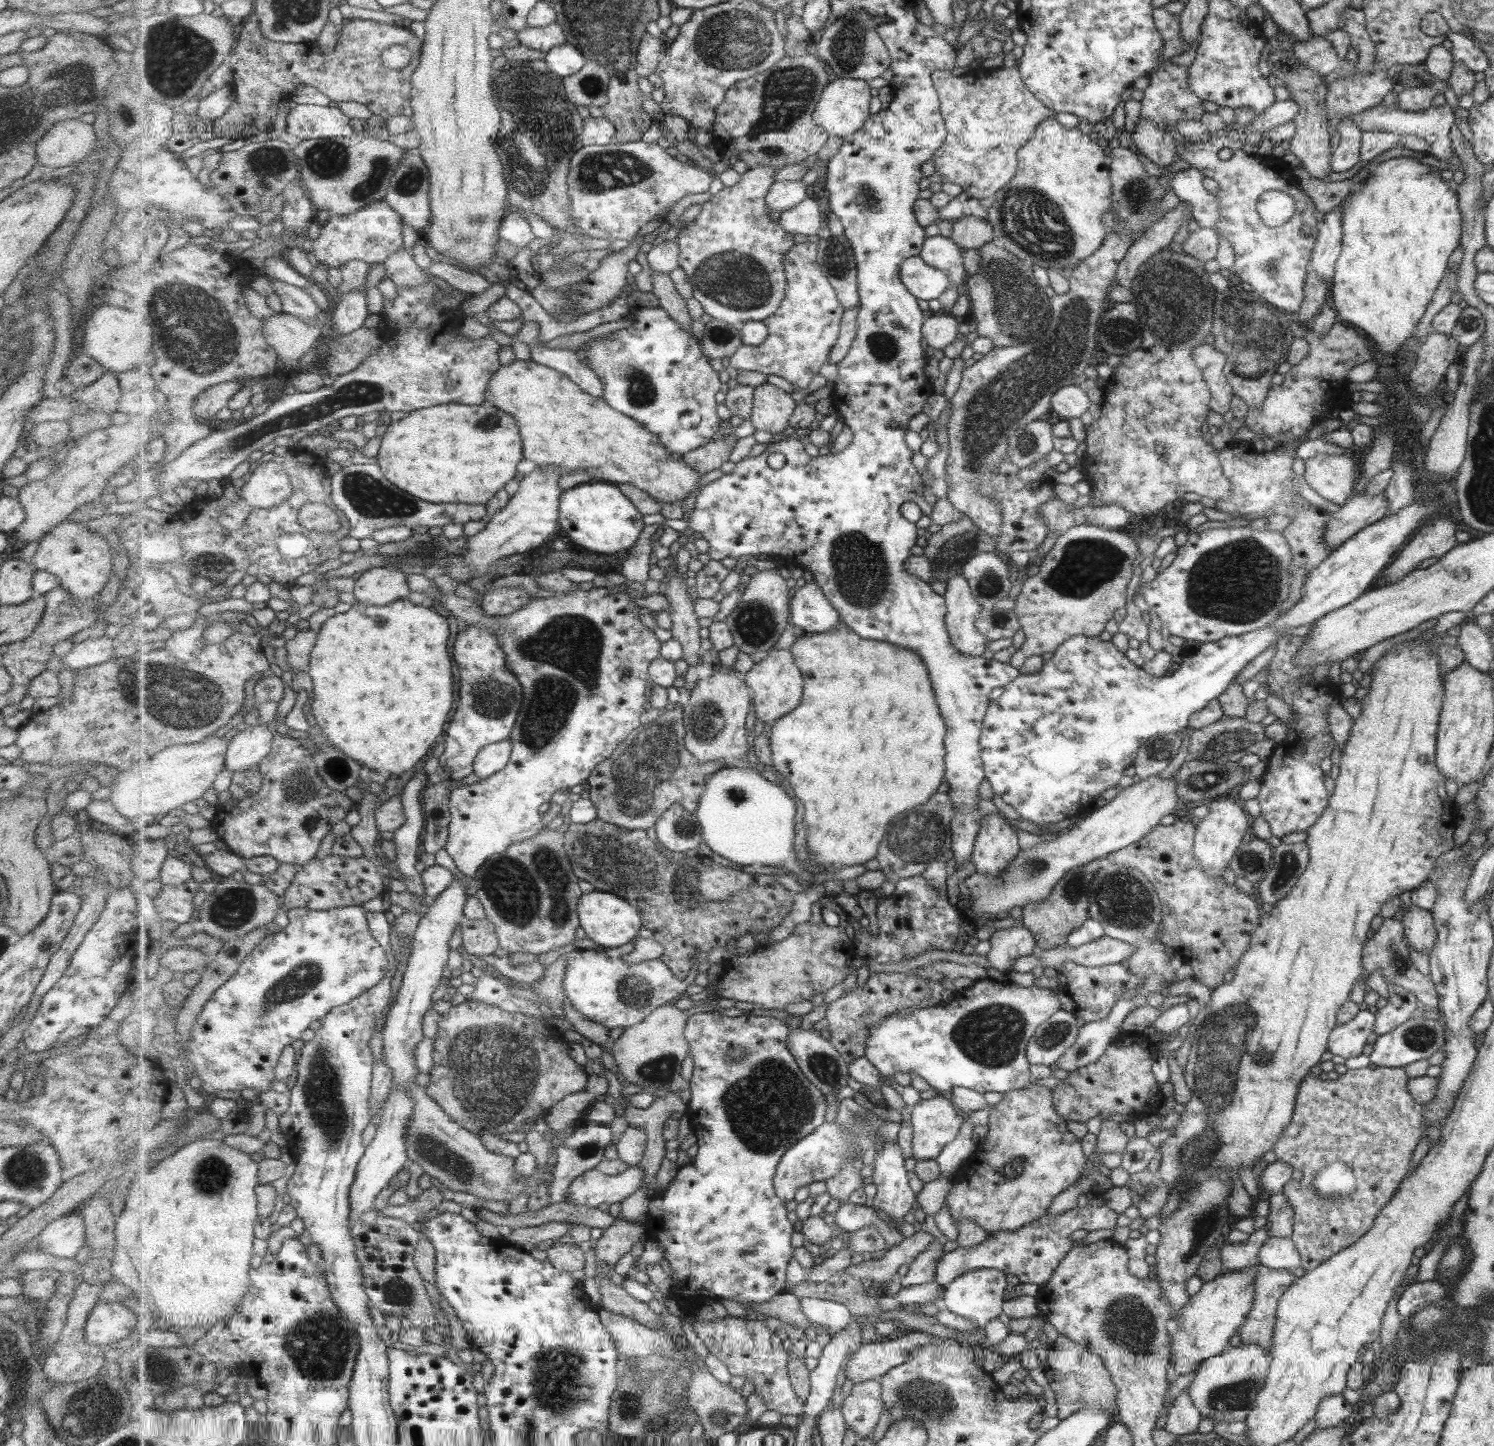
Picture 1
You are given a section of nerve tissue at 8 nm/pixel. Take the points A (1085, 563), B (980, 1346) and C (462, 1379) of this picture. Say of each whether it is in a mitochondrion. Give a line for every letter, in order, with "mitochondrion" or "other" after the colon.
A: mitochondrion
B: other
C: other

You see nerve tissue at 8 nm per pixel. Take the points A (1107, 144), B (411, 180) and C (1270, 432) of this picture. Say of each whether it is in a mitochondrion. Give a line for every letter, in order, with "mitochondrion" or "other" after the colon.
A: other
B: mitochondrion
C: other

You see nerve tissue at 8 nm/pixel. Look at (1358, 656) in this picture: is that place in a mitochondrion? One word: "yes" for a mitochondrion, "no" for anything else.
no

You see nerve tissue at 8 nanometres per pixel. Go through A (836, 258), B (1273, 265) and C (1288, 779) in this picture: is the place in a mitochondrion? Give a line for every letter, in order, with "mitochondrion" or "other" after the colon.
A: mitochondrion
B: mitochondrion
C: other

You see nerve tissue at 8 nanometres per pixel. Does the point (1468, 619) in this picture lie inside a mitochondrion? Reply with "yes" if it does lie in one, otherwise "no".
no

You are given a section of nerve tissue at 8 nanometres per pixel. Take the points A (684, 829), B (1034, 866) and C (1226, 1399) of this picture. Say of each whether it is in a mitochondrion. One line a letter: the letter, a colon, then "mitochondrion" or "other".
A: mitochondrion
B: mitochondrion
C: mitochondrion

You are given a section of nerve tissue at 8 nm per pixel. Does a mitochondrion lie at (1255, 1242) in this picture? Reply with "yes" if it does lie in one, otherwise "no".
no

